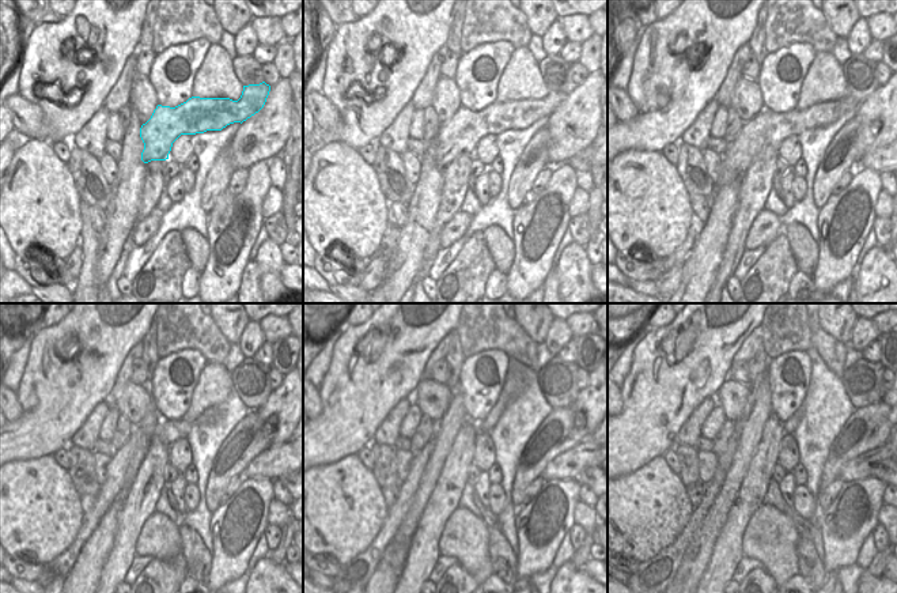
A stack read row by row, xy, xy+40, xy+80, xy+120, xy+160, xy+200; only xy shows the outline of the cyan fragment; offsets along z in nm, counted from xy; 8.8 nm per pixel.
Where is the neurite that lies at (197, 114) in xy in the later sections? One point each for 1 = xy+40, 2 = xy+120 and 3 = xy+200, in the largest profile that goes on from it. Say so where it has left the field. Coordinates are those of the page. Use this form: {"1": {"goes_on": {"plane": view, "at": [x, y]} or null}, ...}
{"1": {"goes_on": {"plane": "xy+40", "at": [460, 135]}}, "2": {"goes_on": {"plane": "xy+120", "at": [59, 567]}}, "3": {"goes_on": {"plane": "xy+200", "at": [654, 575]}}}

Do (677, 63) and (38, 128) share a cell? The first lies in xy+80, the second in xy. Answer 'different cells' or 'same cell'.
different cells

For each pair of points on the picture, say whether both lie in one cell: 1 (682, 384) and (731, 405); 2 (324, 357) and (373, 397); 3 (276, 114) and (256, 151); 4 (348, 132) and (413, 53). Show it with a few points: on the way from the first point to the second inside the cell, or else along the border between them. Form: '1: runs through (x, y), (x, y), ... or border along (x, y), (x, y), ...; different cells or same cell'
1: border along (729, 377), (715, 396); different cells
2: border along (339, 331), (330, 365), (317, 388); different cells
3: runs through (272, 124), (258, 142); same cell
4: runs through (364, 124), (388, 98), (390, 76); same cell

